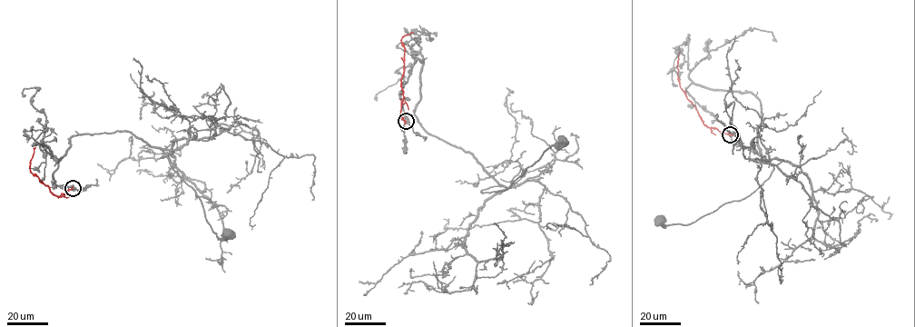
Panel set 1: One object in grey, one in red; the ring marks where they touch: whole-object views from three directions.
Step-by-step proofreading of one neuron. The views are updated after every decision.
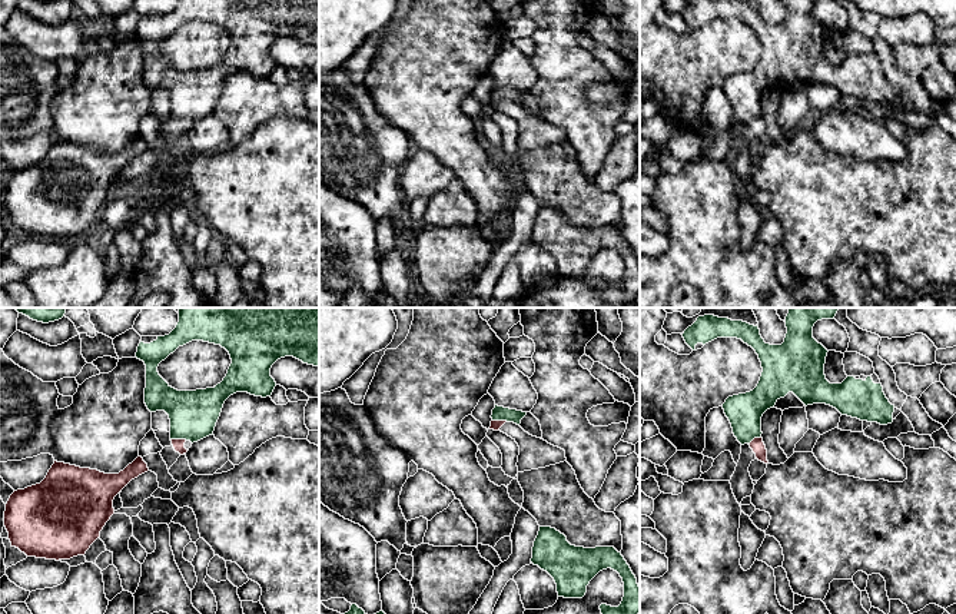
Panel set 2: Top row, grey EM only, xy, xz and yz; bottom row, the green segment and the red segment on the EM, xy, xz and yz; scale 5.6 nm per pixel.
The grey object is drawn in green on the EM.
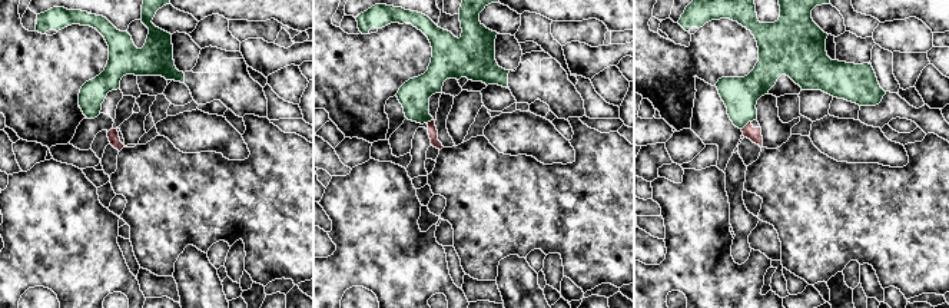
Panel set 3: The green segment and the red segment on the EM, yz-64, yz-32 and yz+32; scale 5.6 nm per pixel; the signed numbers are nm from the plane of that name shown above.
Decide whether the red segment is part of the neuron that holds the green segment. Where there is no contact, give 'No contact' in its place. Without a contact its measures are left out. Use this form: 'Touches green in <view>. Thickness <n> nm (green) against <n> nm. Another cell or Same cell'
Touches green in xy. Thickness 280 nm (green) against 60 nm. Another cell

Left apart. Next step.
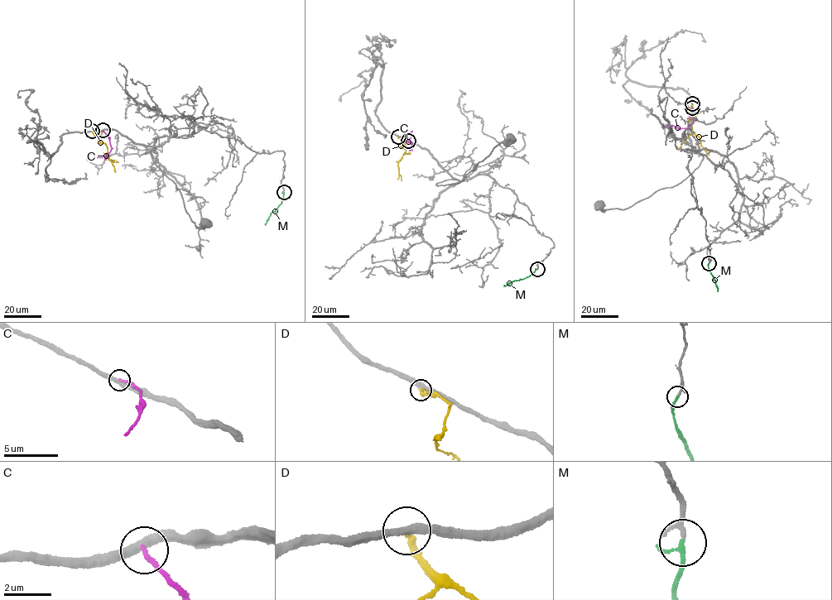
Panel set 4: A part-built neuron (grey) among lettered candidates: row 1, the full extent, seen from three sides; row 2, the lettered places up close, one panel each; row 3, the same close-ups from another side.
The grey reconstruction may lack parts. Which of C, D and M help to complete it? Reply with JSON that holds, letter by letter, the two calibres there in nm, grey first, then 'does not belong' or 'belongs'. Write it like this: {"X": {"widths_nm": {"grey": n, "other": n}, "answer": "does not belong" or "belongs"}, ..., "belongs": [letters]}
{"C": {"widths_nm": {"grey": 360, "other": 200}, "answer": "does not belong"}, "D": {"widths_nm": {"grey": 340, "other": 280}, "answer": "does not belong"}, "M": {"widths_nm": {"grey": 140, "other": 220}, "answer": "belongs"}, "belongs": ["M"]}

